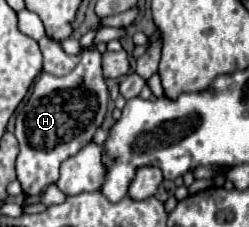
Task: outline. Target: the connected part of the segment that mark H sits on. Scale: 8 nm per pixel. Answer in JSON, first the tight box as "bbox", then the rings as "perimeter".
{"bbox":[16,27,124,195],"perimeter":[[[102,27],[96,31],[92,47],[82,53],[82,61],[64,77],[40,73],[34,83],[32,95],[20,115],[16,117],[16,139],[20,143],[20,155],[16,161],[18,181],[24,195],[40,195],[50,183],[58,181],[58,169],[62,161],[76,155],[84,145],[92,141],[94,131],[102,125],[108,103],[108,89],[100,69],[100,55],[94,49],[100,41],[120,39],[124,29]]]}

